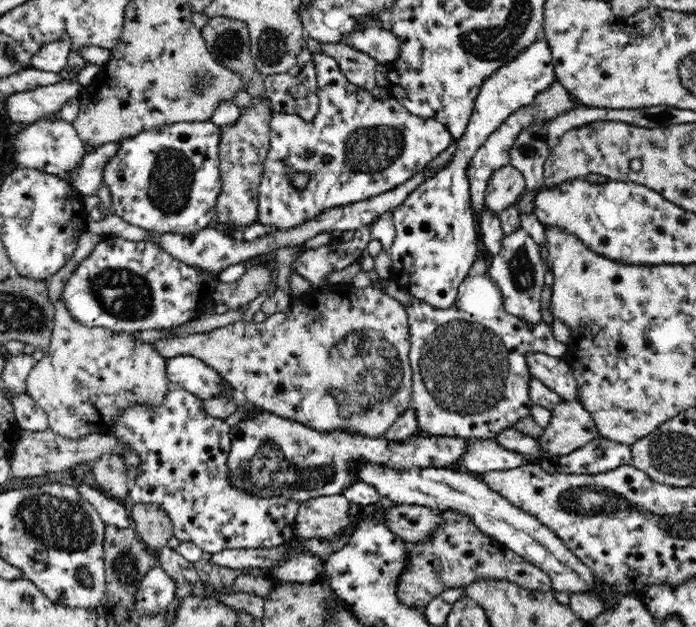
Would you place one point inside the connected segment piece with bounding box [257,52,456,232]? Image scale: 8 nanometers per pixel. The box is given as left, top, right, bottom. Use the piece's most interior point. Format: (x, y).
(358, 146)

